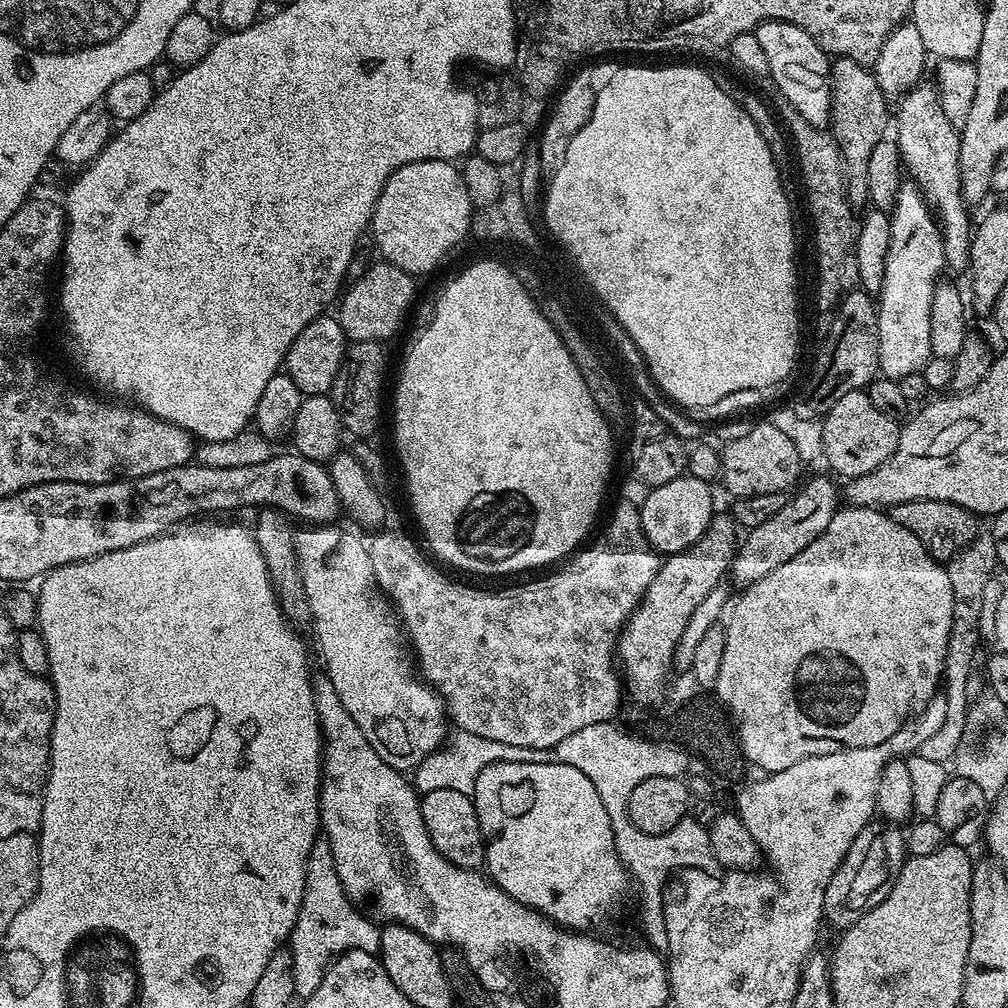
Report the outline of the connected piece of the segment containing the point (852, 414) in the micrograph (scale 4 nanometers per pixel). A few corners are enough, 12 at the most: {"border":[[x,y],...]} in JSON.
{"border":[[864,390],[823,417],[822,460],[837,477],[870,474],[901,425]]}

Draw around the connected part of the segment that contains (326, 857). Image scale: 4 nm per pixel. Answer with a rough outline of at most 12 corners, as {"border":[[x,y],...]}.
{"border":[[327,839],[308,855],[290,937],[294,990],[314,994],[350,950],[379,953],[381,929],[338,878]]}

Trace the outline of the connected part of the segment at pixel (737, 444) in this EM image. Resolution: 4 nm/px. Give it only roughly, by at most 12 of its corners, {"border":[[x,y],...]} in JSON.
{"border":[[770,422],[720,452],[732,498],[787,493],[794,442]]}

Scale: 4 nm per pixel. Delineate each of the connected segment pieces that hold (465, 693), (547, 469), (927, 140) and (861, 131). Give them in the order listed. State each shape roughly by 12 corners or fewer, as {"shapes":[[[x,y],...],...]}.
{"shapes":[[[635,503],[541,580],[368,544],[459,731],[552,750],[617,719],[661,557]],[[515,271],[396,380],[416,524],[476,576],[571,557],[609,417]],[[921,82],[894,108],[903,167],[928,201],[944,263],[965,271],[974,220],[960,134]],[[831,61],[830,131],[848,203],[868,204],[870,153],[890,128],[871,67]]]}

